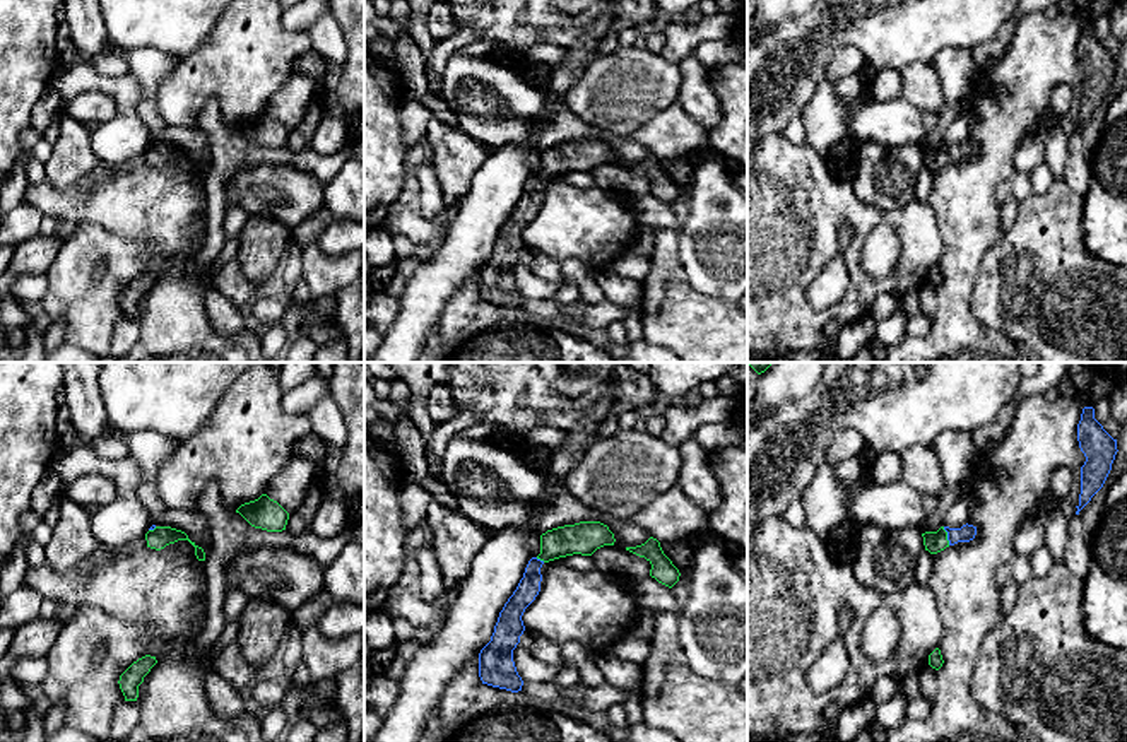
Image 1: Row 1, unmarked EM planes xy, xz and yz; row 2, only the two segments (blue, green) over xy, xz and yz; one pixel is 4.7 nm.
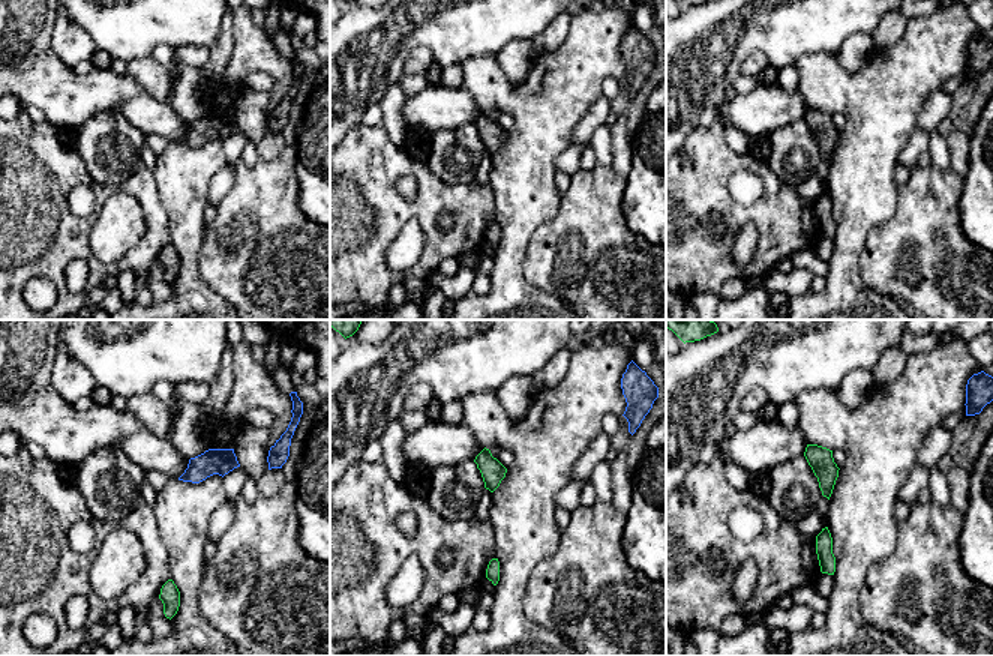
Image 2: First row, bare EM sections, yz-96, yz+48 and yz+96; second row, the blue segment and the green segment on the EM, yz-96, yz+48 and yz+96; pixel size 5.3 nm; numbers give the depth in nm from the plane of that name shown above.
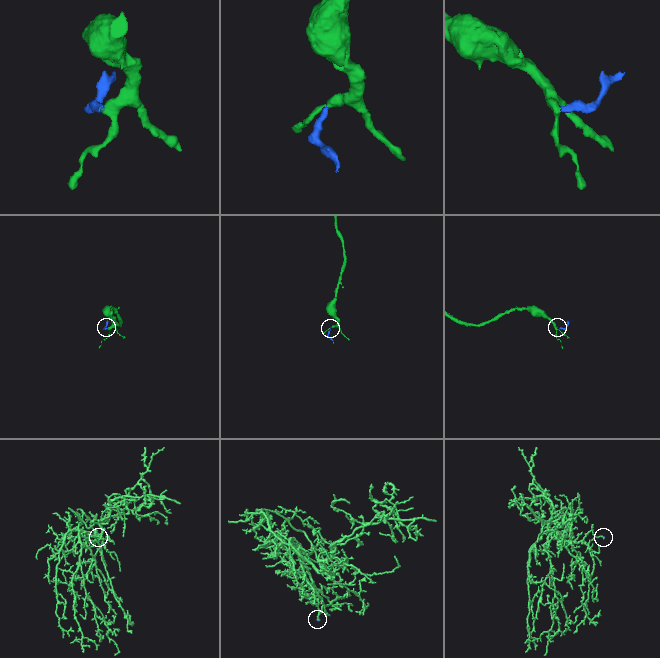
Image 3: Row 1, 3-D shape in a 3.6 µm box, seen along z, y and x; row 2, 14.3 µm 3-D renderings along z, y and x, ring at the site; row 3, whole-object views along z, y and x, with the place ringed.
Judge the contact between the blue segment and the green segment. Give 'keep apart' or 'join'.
join

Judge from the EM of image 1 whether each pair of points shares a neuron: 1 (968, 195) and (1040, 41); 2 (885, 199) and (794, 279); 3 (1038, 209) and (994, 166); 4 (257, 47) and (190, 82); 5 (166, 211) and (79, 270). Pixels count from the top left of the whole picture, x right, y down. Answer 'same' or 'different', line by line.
1: same
2: different
3: different
4: same
5: different

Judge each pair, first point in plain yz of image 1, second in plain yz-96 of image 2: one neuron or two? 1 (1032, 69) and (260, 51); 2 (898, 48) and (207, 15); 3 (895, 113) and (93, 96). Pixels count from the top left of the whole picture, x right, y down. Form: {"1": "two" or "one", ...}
{"1": "one", "2": "one", "3": "two"}

